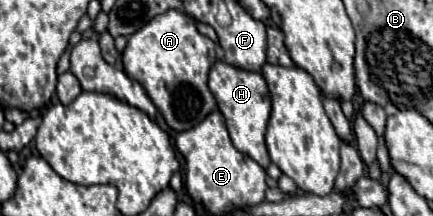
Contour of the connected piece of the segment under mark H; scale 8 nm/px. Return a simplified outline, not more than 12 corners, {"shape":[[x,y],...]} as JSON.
{"shape":[[217,60],[209,88],[235,148],[263,168],[271,94],[263,74]]}

